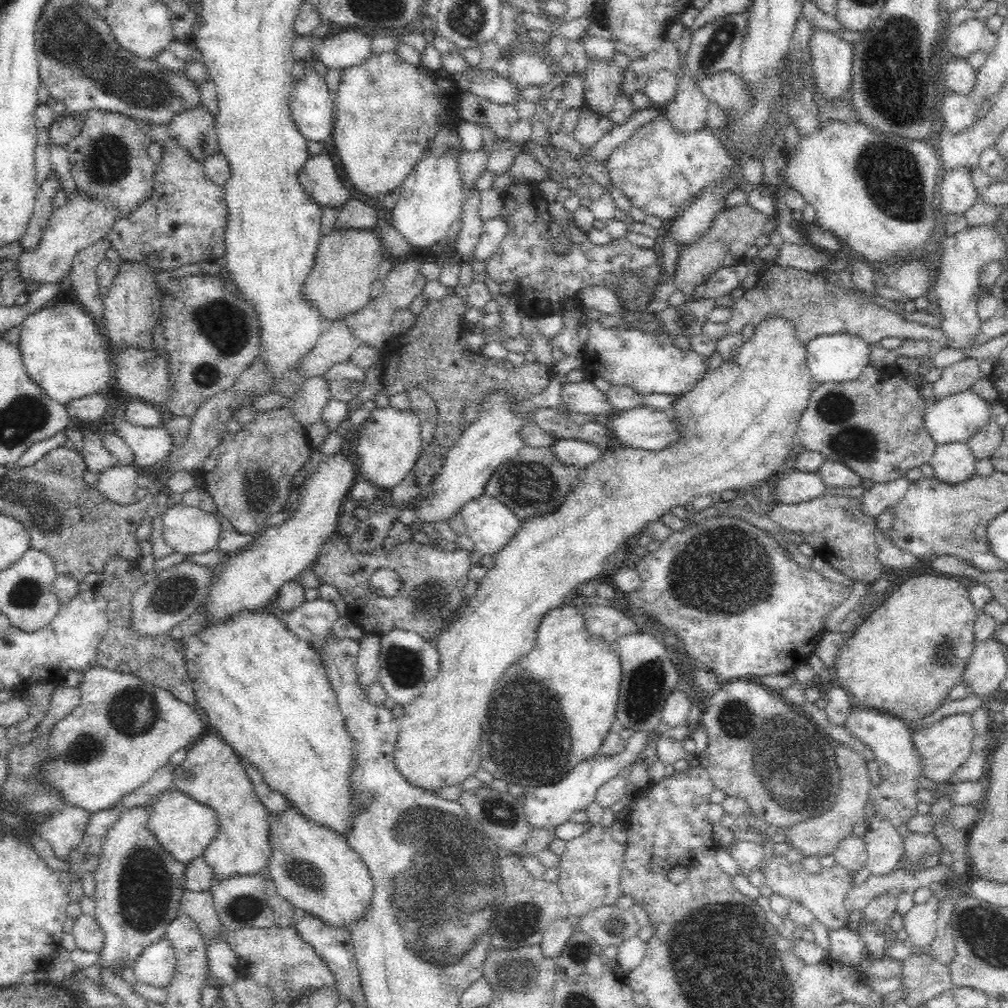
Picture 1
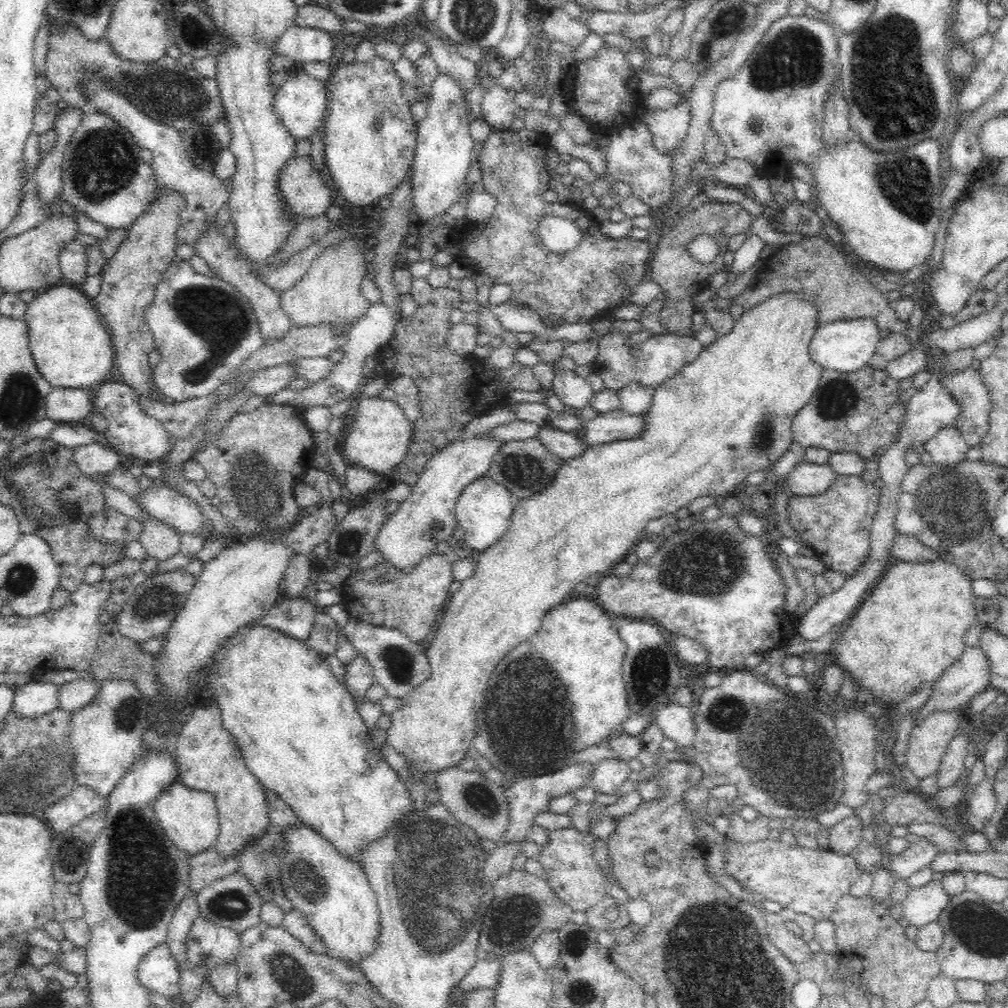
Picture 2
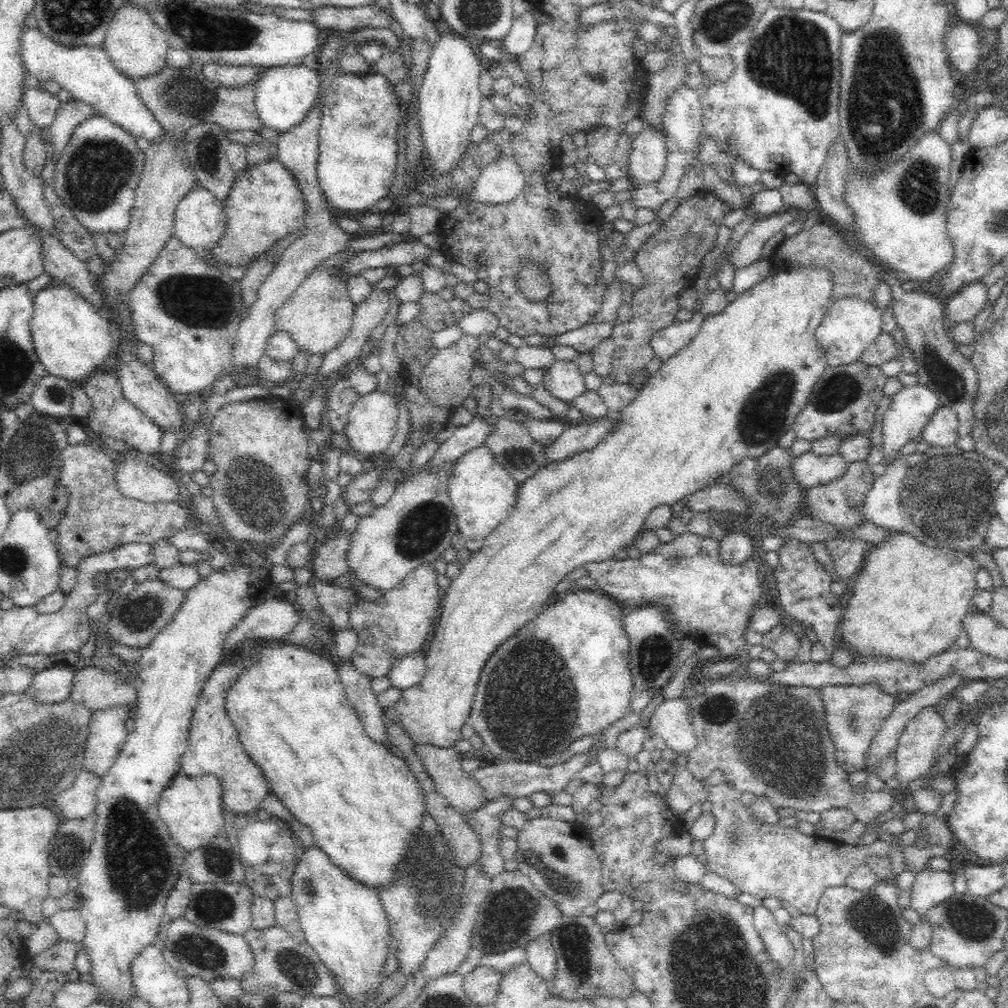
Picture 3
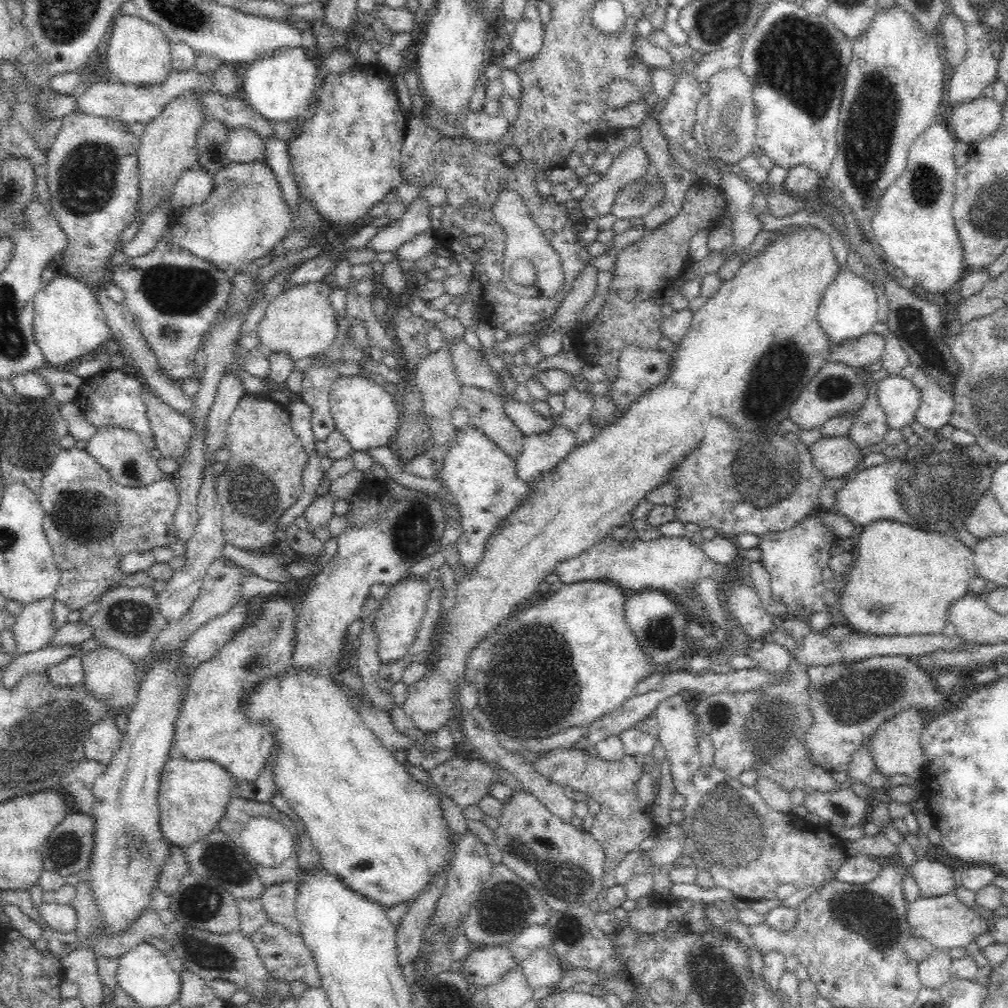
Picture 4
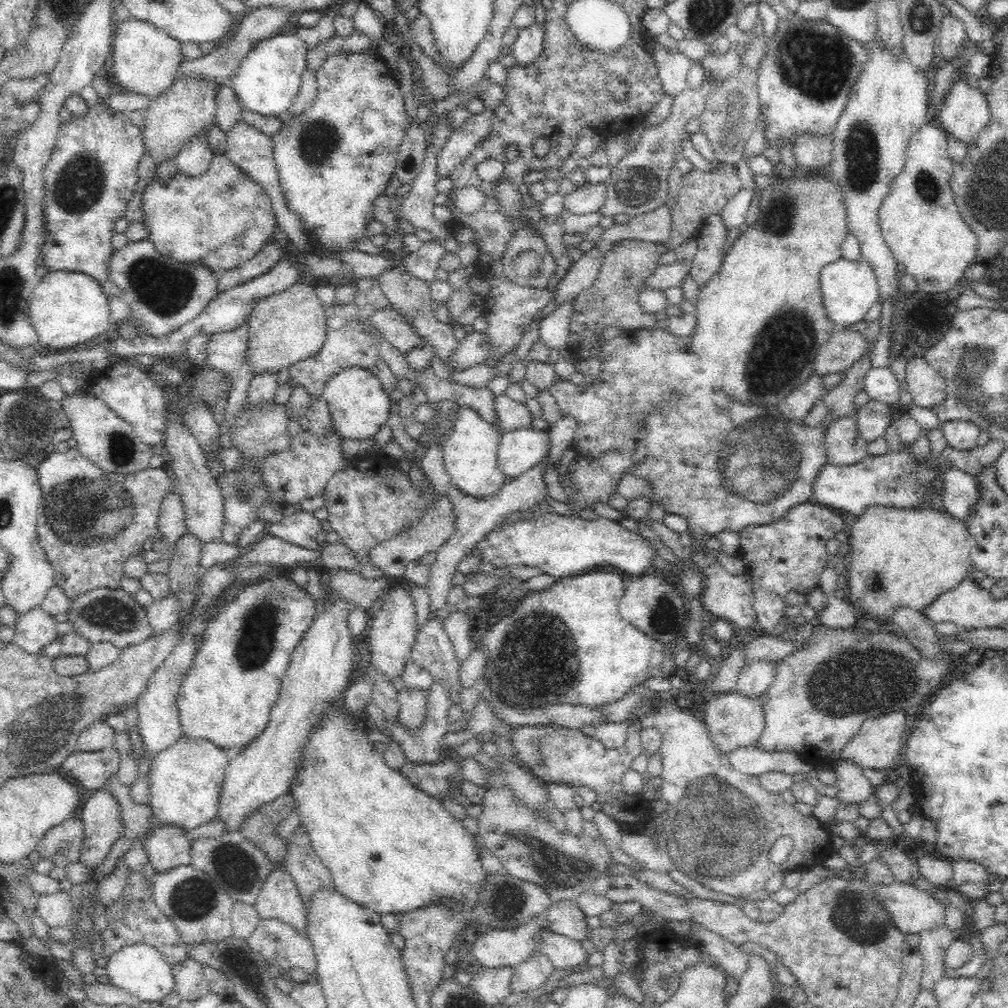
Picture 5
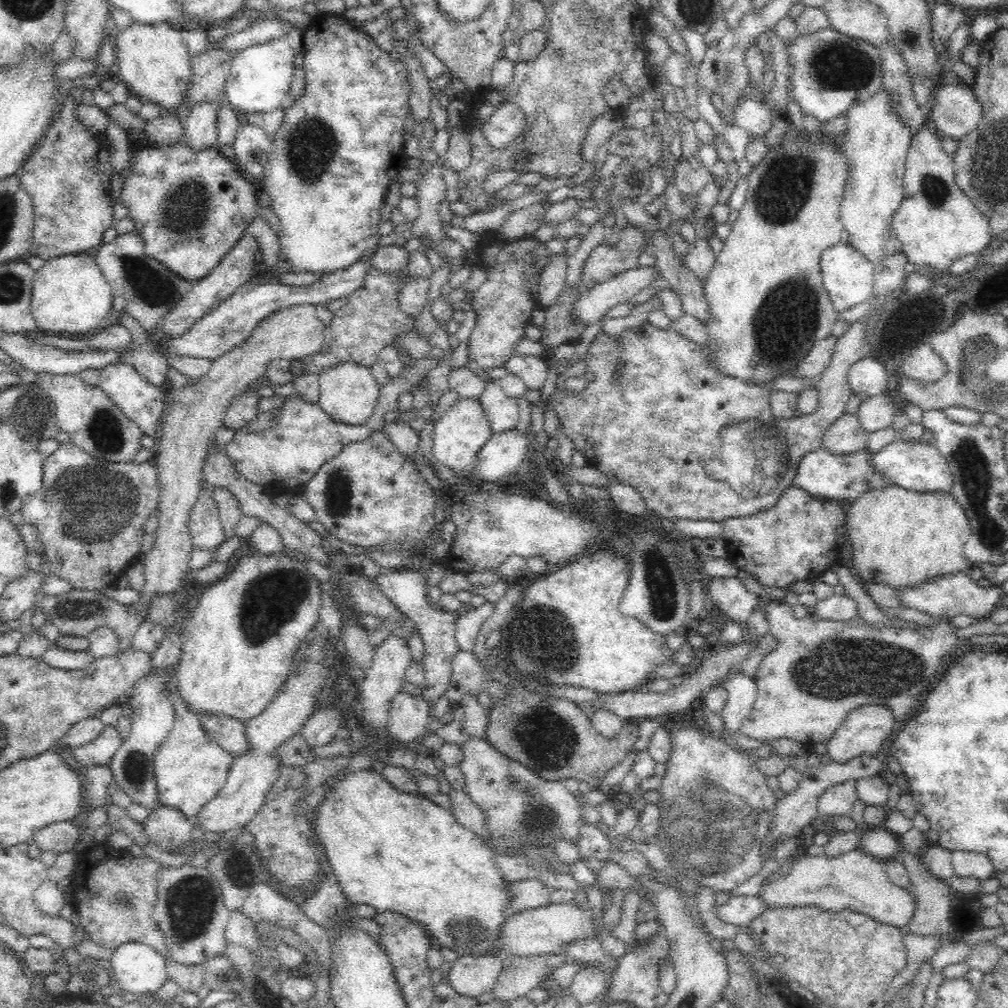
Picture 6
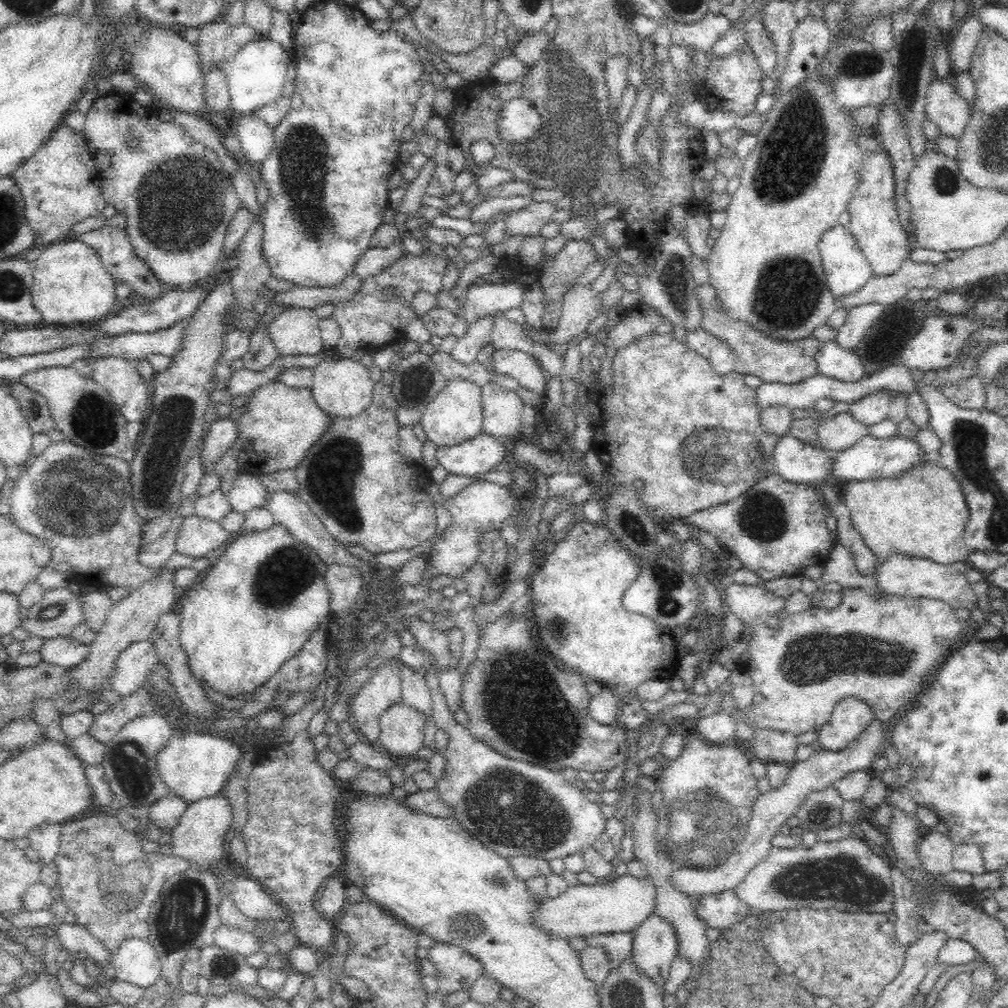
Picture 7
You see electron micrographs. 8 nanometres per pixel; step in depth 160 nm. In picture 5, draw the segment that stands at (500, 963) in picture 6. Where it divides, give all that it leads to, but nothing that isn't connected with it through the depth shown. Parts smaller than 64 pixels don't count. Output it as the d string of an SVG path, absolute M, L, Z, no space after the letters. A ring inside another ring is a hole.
M512 968L480 969L474 974L470 988L483 1004L490 1007L504 1006L506 998L510 998L514 994L514 991L512 991L514 974L515 970Z

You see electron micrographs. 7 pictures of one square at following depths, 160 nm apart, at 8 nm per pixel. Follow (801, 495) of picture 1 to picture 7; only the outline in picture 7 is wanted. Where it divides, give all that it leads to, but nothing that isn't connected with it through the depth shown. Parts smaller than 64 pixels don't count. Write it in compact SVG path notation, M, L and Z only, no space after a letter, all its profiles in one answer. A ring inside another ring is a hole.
M849 412L839 413L821 421L817 439L822 448L836 452L854 446L868 434L868 427L856 421Z

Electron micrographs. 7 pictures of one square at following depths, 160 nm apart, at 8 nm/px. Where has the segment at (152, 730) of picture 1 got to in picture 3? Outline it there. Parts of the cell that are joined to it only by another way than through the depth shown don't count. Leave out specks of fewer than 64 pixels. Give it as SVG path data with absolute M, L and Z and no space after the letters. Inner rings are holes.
M118 704L118 706L108 706L102 710L91 711L90 722L88 722L88 736L82 768L80 770L90 772L99 779L103 779L112 768L116 757L124 750L130 732L126 729L126 722L133 718L135 704Z

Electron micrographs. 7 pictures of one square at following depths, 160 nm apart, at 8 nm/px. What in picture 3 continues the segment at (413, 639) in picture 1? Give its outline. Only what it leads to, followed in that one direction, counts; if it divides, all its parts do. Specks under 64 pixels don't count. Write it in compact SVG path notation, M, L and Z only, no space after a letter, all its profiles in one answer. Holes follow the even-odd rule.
M322 580L313 590L320 604L321 614L338 631L354 631L351 626L351 601L358 598L354 591ZM421 652L412 654L390 654L390 666L386 672L386 679L390 687L408 690L422 682L427 673L425 656Z

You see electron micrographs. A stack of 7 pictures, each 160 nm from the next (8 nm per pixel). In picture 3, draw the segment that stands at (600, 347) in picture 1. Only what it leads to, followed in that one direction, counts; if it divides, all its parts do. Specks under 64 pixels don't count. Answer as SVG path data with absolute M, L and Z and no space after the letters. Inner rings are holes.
M693 314L689 322L676 321L674 324L655 332L650 338L650 346L654 357L665 363L672 355L678 354L690 344L700 332L703 323L702 314Z

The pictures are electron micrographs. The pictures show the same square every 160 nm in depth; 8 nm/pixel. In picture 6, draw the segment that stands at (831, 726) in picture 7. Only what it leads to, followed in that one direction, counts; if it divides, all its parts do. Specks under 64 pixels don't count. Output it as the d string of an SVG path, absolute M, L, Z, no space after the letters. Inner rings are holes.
M872 705L854 709L827 744L830 760L846 764L854 758L864 758L864 756L876 758L880 750L884 748L886 740L894 734L897 721L892 710L885 706Z

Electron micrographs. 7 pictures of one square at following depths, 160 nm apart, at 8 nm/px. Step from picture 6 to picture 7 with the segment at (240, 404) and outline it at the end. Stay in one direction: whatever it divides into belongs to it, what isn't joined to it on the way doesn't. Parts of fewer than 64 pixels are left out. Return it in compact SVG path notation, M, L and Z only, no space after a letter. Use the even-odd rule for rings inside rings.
M230 415L224 416L224 418L219 418L216 422L213 422L210 426L210 430L205 437L205 445L202 450L202 463L206 464L206 467L213 465L213 471L215 468L215 463L222 457L222 454L230 448L230 444L234 444L236 438L239 435L239 417L234 419Z

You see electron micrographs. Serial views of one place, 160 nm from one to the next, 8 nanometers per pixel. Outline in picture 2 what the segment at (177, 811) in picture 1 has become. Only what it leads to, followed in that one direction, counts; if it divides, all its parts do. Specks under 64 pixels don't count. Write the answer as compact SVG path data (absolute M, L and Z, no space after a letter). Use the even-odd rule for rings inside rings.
M177 780L156 800L153 811L164 834L180 852L191 857L215 846L220 825L219 812L212 794L190 790Z

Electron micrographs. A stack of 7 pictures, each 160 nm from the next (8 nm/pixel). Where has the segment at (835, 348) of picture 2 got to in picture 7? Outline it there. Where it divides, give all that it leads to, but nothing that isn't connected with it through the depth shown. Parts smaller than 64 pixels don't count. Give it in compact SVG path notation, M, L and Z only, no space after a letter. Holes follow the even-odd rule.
M839 224L829 230L820 241L819 251L826 284L836 302L861 291L867 282L873 278L870 264L849 231L849 227L842 227Z

